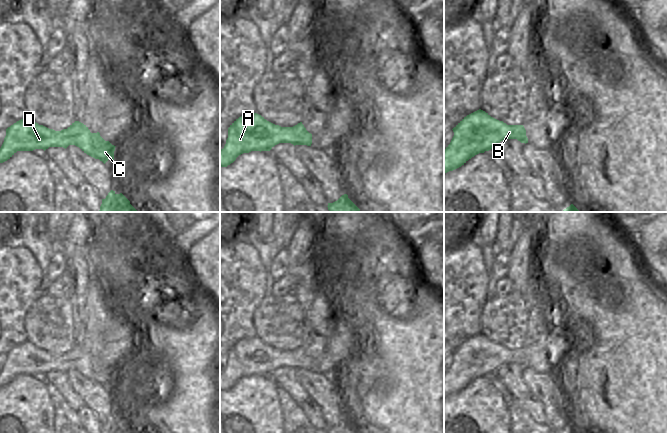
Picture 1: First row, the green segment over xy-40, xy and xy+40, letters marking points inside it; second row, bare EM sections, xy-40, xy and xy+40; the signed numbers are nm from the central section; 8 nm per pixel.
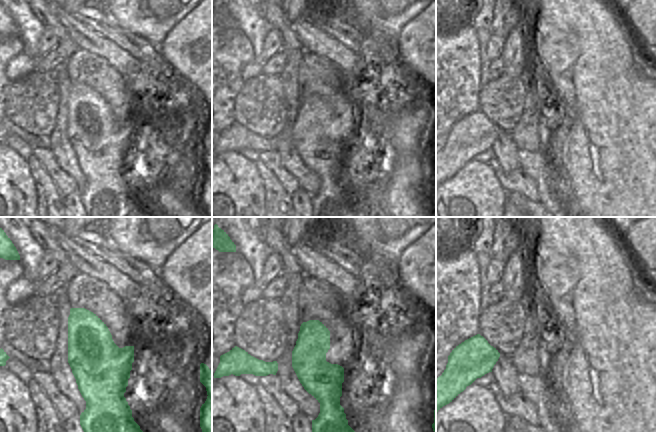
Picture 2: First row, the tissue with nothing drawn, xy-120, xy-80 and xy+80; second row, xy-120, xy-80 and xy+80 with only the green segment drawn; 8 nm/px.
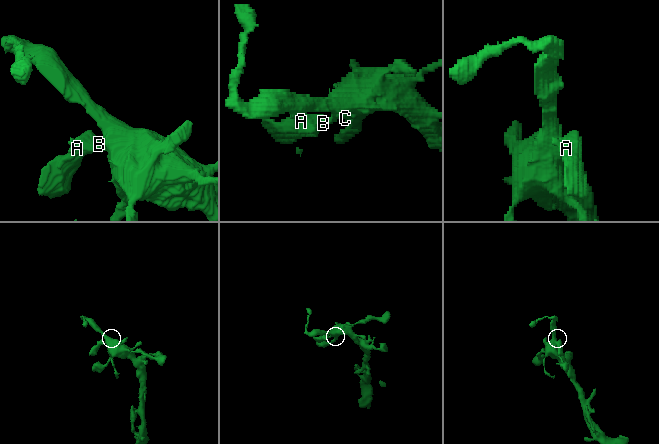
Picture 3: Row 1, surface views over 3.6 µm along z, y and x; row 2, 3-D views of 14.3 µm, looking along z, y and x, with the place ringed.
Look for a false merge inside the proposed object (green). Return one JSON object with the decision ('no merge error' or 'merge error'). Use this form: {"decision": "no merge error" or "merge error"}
{"decision": "no merge error"}

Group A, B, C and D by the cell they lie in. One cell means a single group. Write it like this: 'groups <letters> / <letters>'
groups A B C D

